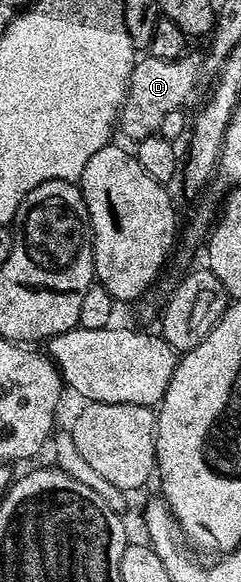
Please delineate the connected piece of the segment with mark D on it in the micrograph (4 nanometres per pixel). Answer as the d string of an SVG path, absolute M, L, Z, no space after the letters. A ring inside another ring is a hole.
M151 54L136 61L129 79L129 97L121 107L119 132L130 142L136 142L148 136L160 133L164 116L176 108L184 109L189 95L197 88L197 79L203 76L203 60L200 55L186 54L177 60L155 58Z

